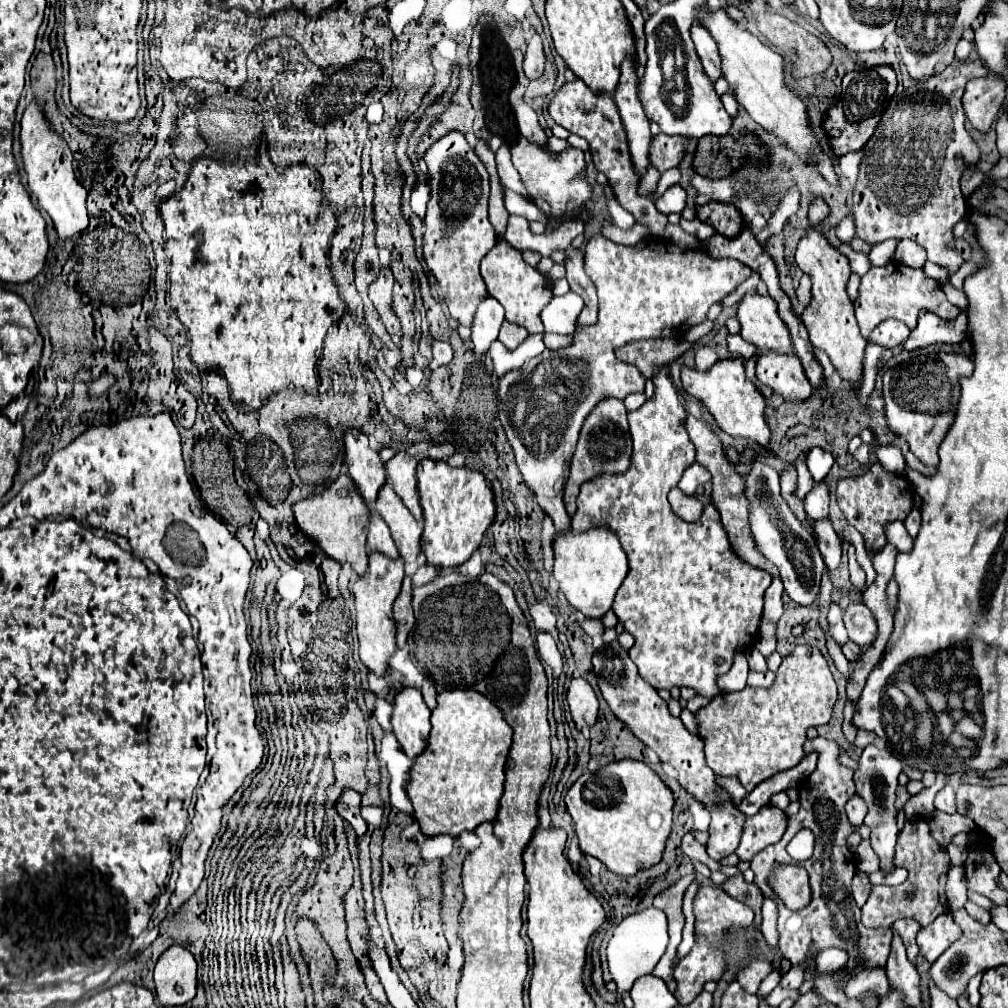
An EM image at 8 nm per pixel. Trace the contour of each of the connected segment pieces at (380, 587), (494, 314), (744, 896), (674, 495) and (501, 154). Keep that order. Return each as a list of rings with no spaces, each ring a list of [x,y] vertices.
[[[369,554],[369,568],[367,572],[351,586],[351,592],[355,594],[355,606],[357,606],[357,636],[359,636],[359,656],[363,664],[375,674],[385,676],[389,670],[389,662],[393,652],[397,650],[395,634],[397,626],[393,620],[393,602],[397,594],[401,592],[403,582],[403,560],[391,560],[383,554]]]
[[[485,298],[485,302],[481,302],[481,306],[477,308],[475,320],[473,320],[473,352],[475,354],[485,354],[491,346],[493,340],[497,340],[499,328],[505,320],[503,314],[503,306],[495,300],[495,298]]]
[[[741,872],[735,874],[735,876],[731,876],[731,878],[727,878],[727,880],[721,884],[721,888],[723,888],[725,892],[729,892],[733,898],[741,900],[743,904],[751,906],[751,908],[755,910],[755,914],[761,912],[763,896],[761,896],[761,892],[757,890],[755,884],[747,884],[747,882],[743,880],[743,874],[741,874]]]
[[[673,488],[669,492],[669,504],[671,504],[673,512],[679,518],[683,518],[685,522],[697,522],[703,514],[703,504],[695,496],[683,494],[679,488]]]
[[[503,144],[503,146],[499,148],[499,152],[497,152],[497,170],[499,170],[501,182],[503,182],[507,188],[511,188],[511,190],[515,190],[517,194],[521,194],[523,198],[527,198],[525,186],[523,186],[523,182],[521,182],[521,178],[519,178],[519,172],[517,172],[515,166],[511,164],[511,154],[509,154],[509,146],[507,146],[507,144]]]

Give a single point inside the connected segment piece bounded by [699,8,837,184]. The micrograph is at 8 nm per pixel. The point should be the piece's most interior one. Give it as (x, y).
(757, 70)

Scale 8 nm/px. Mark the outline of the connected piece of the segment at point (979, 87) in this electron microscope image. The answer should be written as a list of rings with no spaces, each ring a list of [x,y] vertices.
[[[989,72],[983,78],[973,78],[963,96],[963,108],[967,120],[979,130],[987,132],[997,118],[1001,106],[1005,104],[1005,88],[1007,82],[999,76]]]

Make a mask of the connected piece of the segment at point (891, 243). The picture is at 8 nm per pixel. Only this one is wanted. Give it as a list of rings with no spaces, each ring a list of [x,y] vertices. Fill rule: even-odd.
[[[891,238],[891,240],[885,240],[885,242],[877,244],[877,246],[873,246],[871,252],[869,252],[871,262],[873,262],[875,266],[883,266],[883,264],[891,262],[893,256],[895,256],[897,244],[899,244],[899,240],[897,240],[897,238]]]

